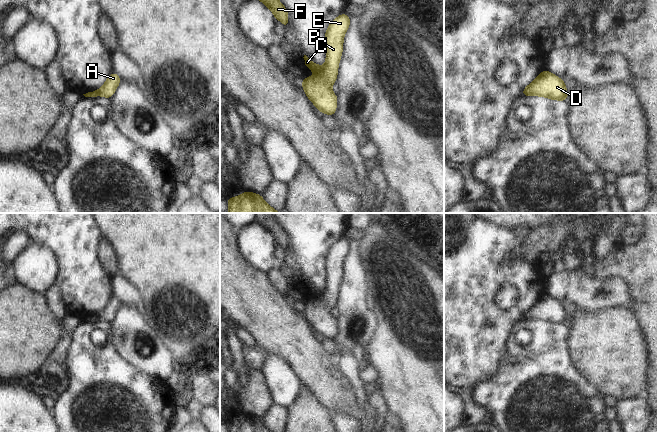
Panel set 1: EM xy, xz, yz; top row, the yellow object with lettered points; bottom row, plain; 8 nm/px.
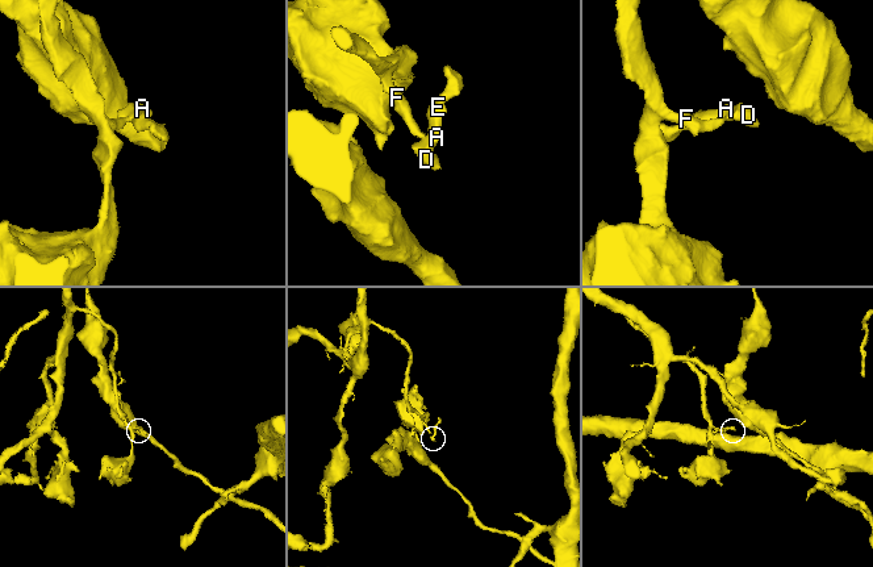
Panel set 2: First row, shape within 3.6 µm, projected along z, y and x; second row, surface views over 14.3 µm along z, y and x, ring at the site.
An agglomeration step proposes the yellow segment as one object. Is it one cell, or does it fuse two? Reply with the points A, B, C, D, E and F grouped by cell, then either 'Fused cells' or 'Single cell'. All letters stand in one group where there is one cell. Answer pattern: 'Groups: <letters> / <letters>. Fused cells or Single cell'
Groups: A B D E / C F. Fused cells

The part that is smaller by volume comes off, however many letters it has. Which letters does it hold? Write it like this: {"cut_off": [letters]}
{"cut_off": ["A", "B", "D", "E"]}

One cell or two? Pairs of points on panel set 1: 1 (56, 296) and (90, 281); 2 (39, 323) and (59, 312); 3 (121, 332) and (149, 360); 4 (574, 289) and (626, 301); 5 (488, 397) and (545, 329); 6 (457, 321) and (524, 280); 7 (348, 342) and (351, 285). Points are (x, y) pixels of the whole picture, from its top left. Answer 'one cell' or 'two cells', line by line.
1: two cells
2: two cells
3: one cell
4: one cell
5: one cell
6: one cell
7: one cell

